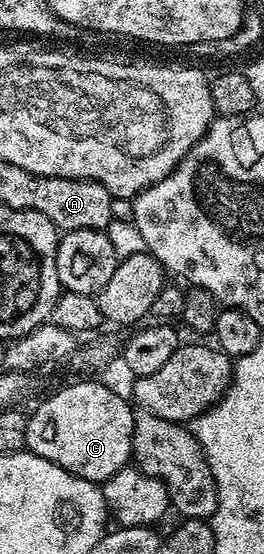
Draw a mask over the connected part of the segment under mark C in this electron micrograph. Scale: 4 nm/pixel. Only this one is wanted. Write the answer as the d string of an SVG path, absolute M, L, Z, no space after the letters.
M73 382L62 388L58 394L50 396L37 406L37 411L29 414L27 424L28 453L37 454L43 460L53 462L59 468L71 472L89 482L105 483L115 472L130 465L133 452L133 416L135 410L129 407L115 391L101 382Z

